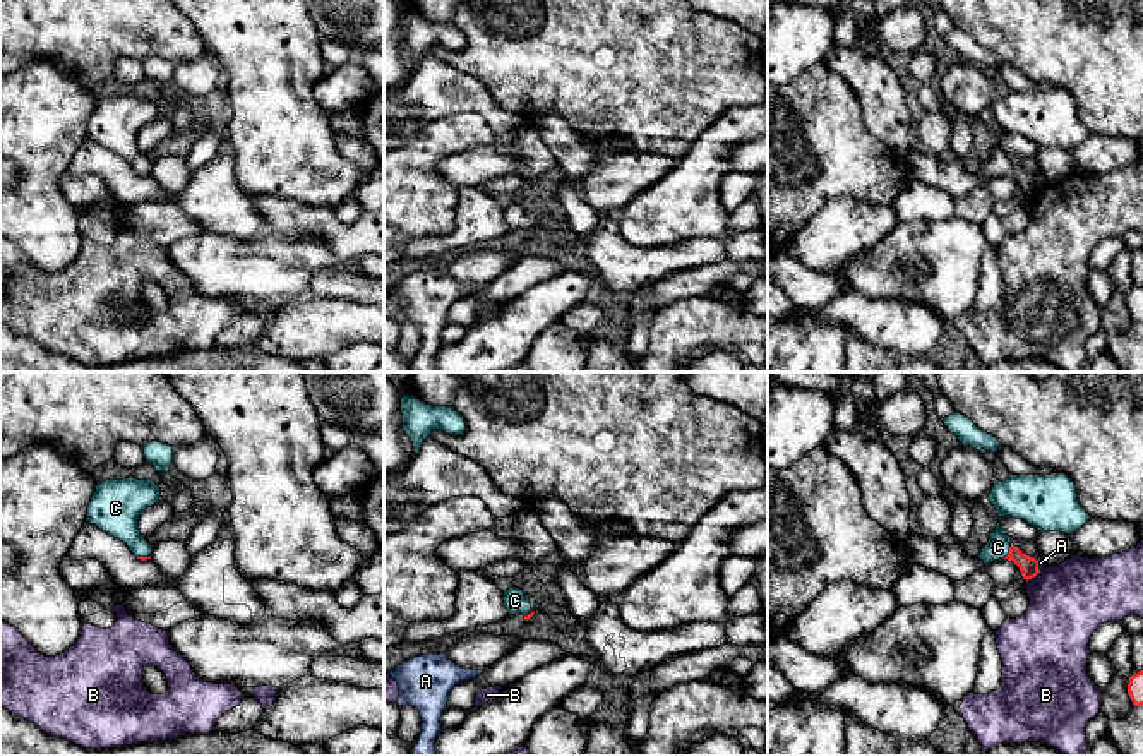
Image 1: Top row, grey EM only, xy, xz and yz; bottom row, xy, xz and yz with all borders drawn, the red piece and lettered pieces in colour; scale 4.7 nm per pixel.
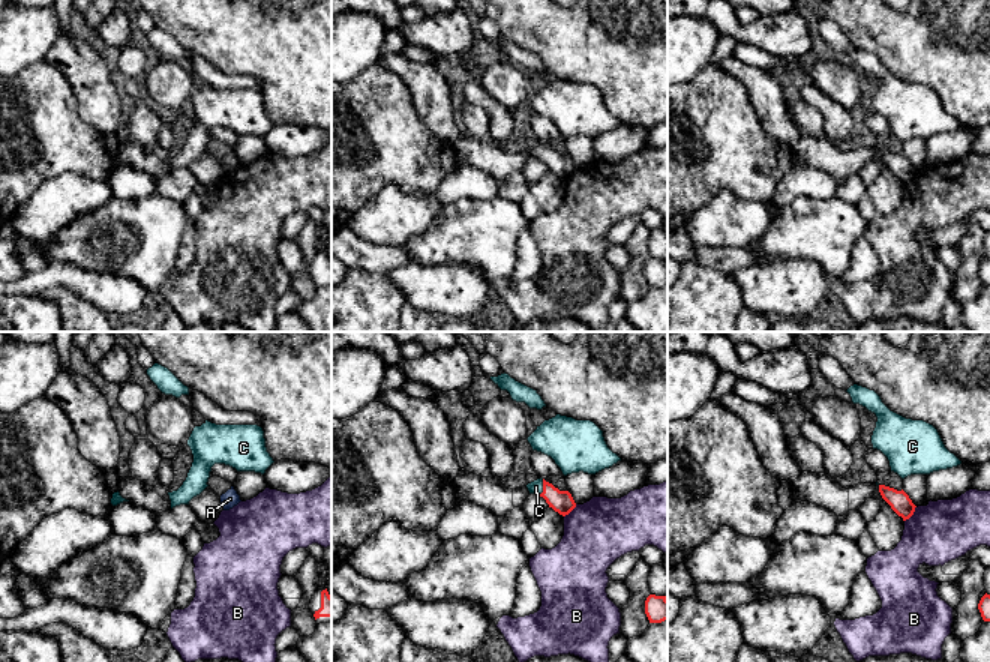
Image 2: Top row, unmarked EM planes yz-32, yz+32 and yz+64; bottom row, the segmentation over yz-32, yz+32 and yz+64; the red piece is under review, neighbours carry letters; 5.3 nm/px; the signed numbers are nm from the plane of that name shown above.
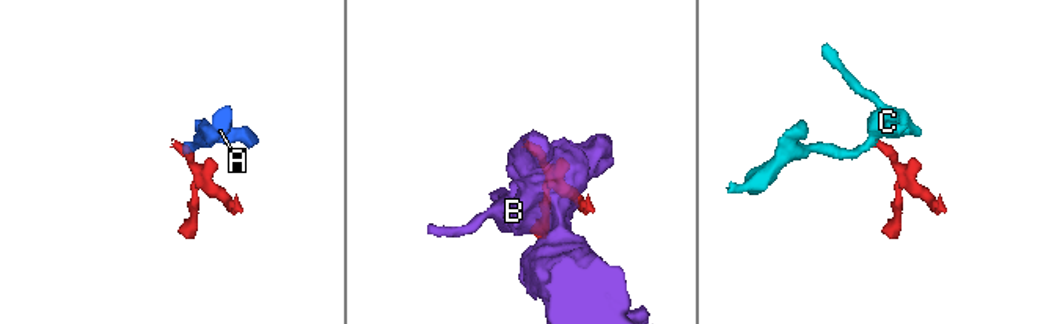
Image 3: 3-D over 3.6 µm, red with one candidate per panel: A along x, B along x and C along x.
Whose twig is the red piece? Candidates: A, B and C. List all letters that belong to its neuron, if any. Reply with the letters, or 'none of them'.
C

